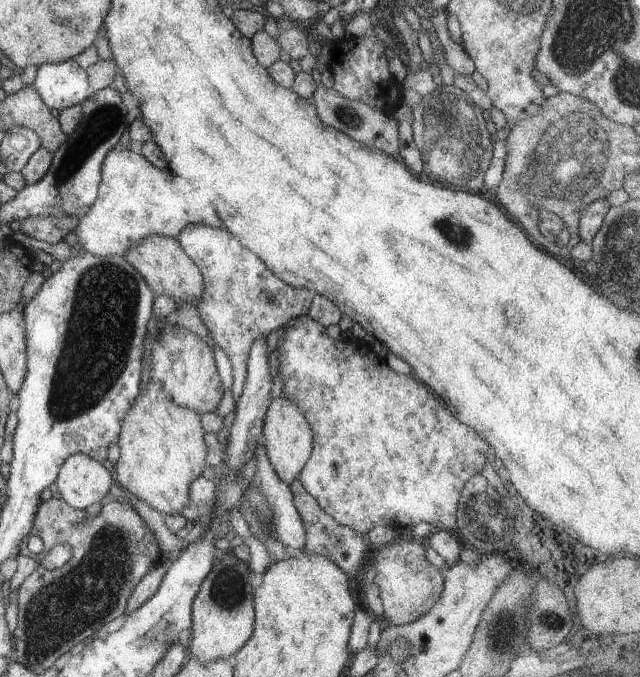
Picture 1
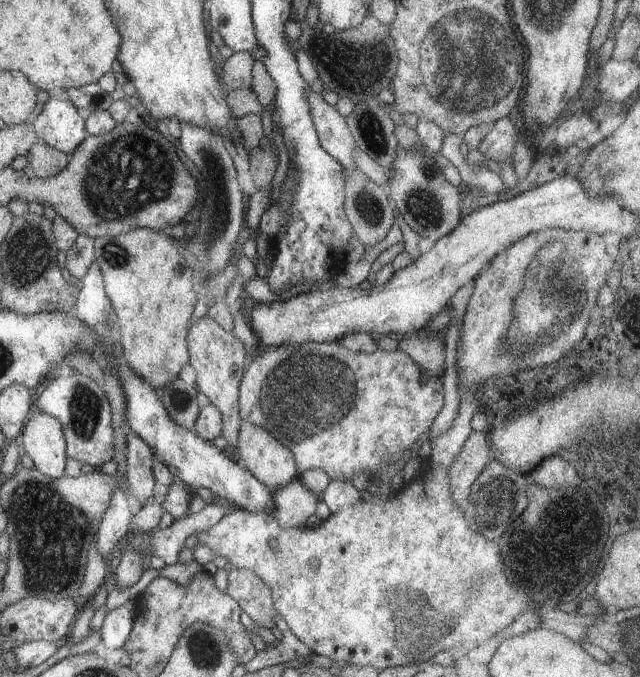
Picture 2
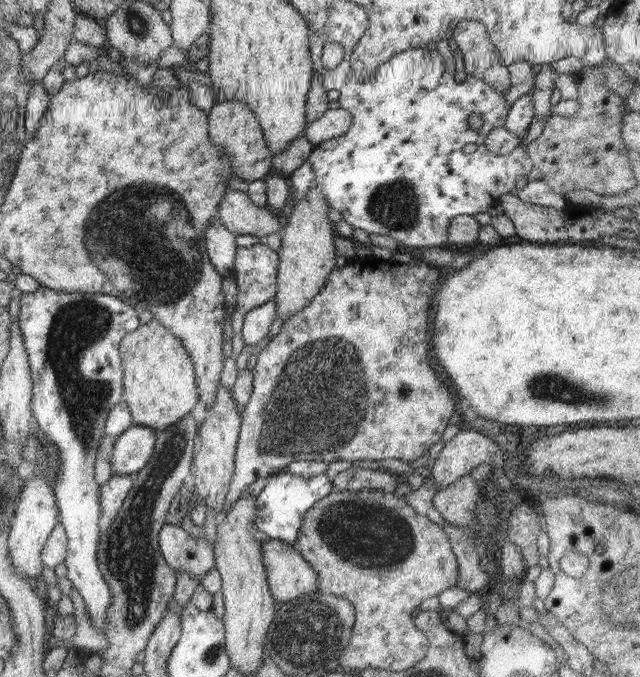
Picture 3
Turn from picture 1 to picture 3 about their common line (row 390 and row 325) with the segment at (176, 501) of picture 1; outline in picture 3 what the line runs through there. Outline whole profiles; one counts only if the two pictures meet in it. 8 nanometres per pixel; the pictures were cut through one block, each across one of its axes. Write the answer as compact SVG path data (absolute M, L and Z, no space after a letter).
M153 318L122 339L119 353L123 366L123 401L130 409L134 424L151 428L156 432L170 427L190 414L199 400L195 368L186 347L169 328Z

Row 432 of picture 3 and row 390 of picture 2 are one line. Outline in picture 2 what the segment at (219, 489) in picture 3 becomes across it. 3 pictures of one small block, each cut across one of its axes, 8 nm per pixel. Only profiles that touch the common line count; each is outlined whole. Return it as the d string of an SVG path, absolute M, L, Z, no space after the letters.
M199 312L195 318L195 324L190 327L187 336L191 356L189 364L197 372L195 385L198 392L208 396L210 402L222 413L224 427L221 436L227 442L227 451L232 453L237 446L238 431L242 422L239 413L239 386L245 371L244 360L248 355L247 350L233 331L224 330L205 313Z

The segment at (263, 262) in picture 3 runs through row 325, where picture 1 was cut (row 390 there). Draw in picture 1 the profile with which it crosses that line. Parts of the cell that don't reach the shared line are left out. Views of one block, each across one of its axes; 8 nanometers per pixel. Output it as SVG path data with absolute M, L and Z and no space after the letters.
M206 224L188 225L178 234L177 241L200 269L204 294L197 312L212 336L213 346L222 348L232 364L231 386L234 400L240 398L246 382L248 355L258 336L268 336L290 319L307 314L315 293L286 284L276 278L267 266L224 228Z

